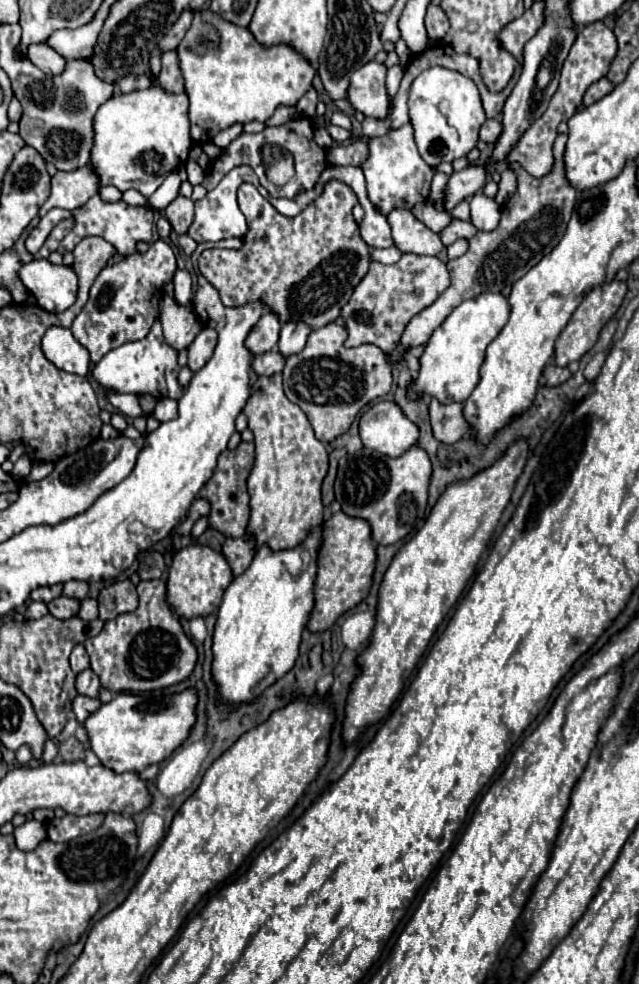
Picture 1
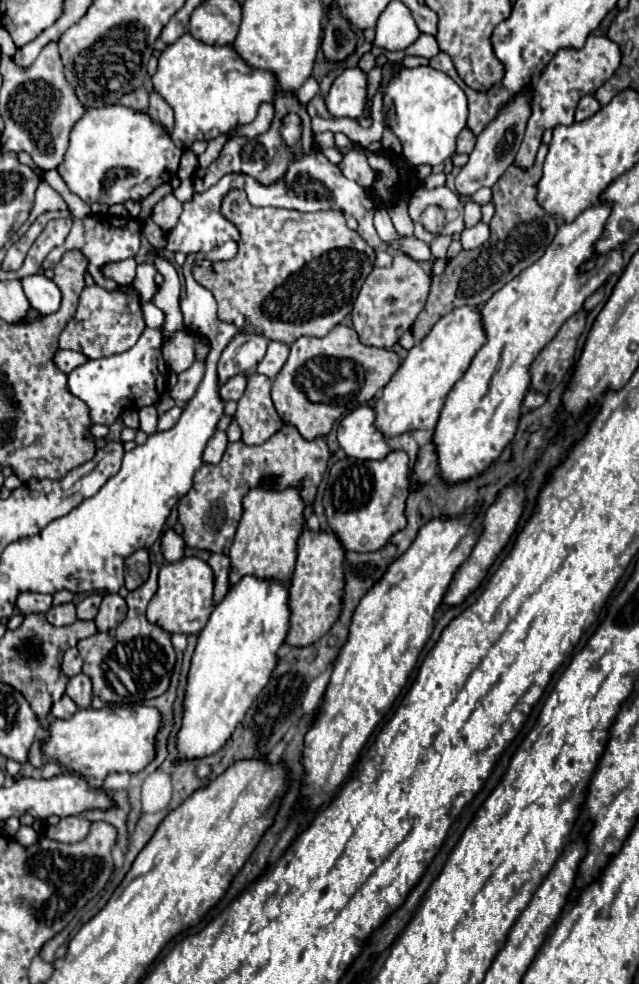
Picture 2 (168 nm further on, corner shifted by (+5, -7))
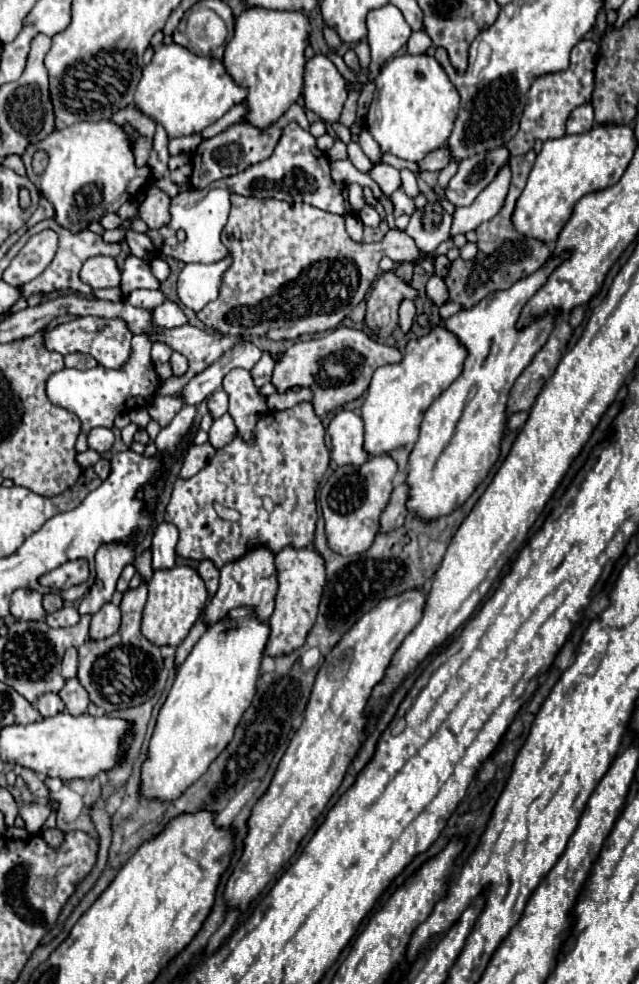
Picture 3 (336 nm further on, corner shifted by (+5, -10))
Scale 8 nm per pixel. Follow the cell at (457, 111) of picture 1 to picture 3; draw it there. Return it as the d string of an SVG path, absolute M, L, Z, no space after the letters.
M401 55L391 59L375 77L375 101L369 107L367 115L367 131L377 139L383 153L391 153L395 157L407 159L407 161L421 161L429 151L435 151L437 147L445 145L445 139L449 139L453 131L453 123L457 121L459 111L459 95L453 83L449 81L443 67L435 61L435 57L429 55Z

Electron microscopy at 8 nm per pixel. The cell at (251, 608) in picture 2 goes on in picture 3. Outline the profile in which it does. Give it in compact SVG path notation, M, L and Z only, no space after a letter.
M237 607L229 611L229 615L213 623L197 641L185 663L179 667L169 697L159 711L155 733L149 743L149 757L141 767L143 797L157 797L161 801L177 799L195 779L199 779L207 771L213 759L217 759L217 755L229 745L229 739L233 739L233 731L241 715L245 713L245 707L249 707L257 691L257 679L267 641L269 621L261 621L255 607Z

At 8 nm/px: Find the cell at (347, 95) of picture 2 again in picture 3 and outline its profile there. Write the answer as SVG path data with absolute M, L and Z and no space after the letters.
M315 55L305 65L305 105L315 111L323 121L333 123L339 119L347 101L347 79L339 73L327 55Z

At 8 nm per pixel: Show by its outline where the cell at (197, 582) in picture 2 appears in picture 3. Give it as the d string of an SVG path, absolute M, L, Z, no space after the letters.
M177 565L173 569L155 571L149 581L149 597L143 609L143 635L155 645L181 645L189 635L193 623L203 613L207 603L207 589L197 571L189 565Z

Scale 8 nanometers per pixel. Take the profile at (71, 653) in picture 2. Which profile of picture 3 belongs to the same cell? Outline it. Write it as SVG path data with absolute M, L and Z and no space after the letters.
M71 647L67 649L65 657L63 657L63 673L61 673L65 679L71 679L71 677L77 677L77 649Z

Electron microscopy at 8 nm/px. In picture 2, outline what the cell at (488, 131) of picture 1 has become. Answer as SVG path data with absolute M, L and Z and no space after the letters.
M469 128L461 130L461 134L457 138L457 150L455 150L455 154L469 154L473 150L473 144L475 144L473 132L469 132Z

